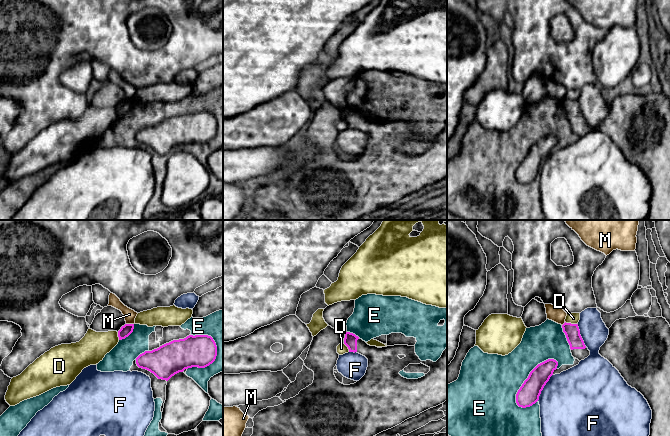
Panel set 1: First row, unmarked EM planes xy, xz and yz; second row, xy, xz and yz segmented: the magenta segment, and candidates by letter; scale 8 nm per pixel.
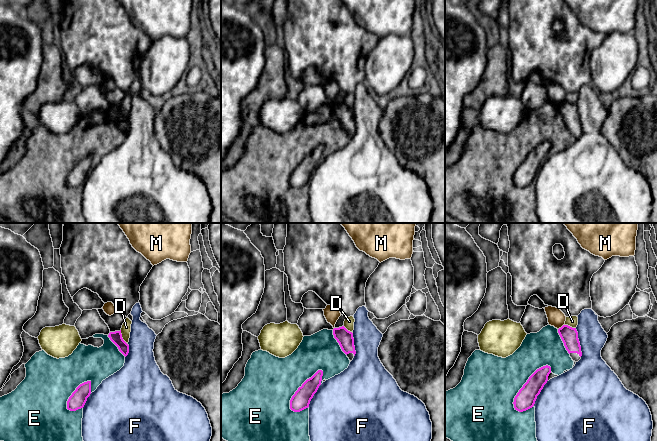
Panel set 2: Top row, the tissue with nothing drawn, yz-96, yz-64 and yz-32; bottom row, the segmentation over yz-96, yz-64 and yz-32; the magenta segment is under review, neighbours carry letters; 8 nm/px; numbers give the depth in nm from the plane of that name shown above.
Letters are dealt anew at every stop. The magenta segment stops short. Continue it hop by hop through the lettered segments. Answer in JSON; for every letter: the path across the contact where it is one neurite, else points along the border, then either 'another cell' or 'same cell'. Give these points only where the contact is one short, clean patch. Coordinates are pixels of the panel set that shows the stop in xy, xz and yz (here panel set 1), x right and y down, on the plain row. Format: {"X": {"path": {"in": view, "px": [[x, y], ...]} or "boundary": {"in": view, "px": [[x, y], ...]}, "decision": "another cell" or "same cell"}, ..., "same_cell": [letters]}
{"D": {"boundary": {"in": "yz", "px": [[565, 97], [577, 100]]}, "decision": "another cell"}, "E": {"decision": "another cell"}, "F": {"decision": "another cell"}, "M": {"boundary": {"in": "xy", "px": [[126, 99], [133, 100]]}, "decision": "another cell"}, "same_cell": []}

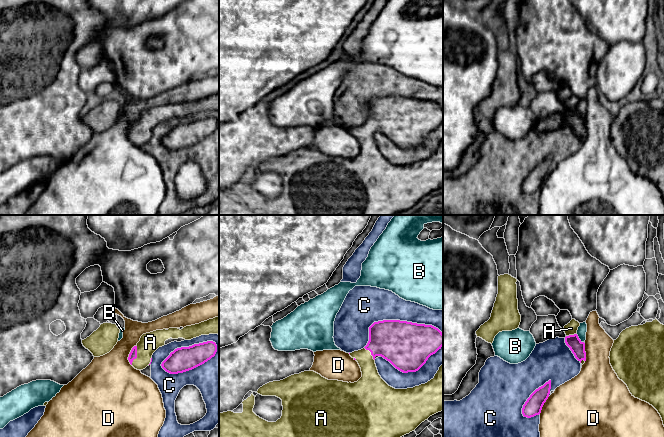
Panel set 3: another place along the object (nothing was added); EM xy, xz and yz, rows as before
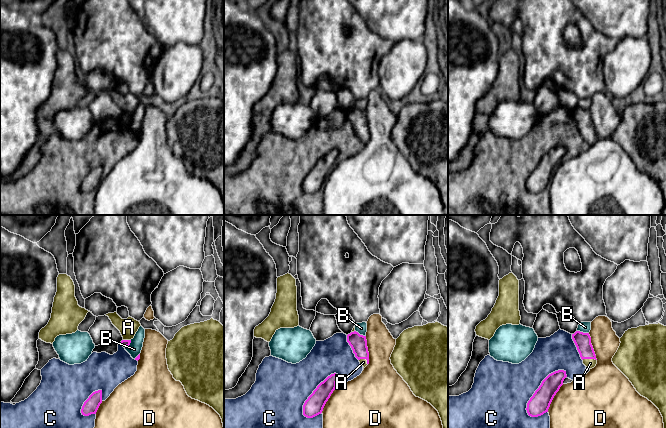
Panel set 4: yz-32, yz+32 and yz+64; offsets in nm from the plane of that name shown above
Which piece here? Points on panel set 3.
{"A": {"decision": "same cell"}, "B": {"boundary": {"in": "yz", "px": [[576, 110], [584, 119]]}, "decision": "another cell"}, "C": {"decision": "another cell"}, "D": {"decision": "another cell"}, "same_cell": ["A"]}

